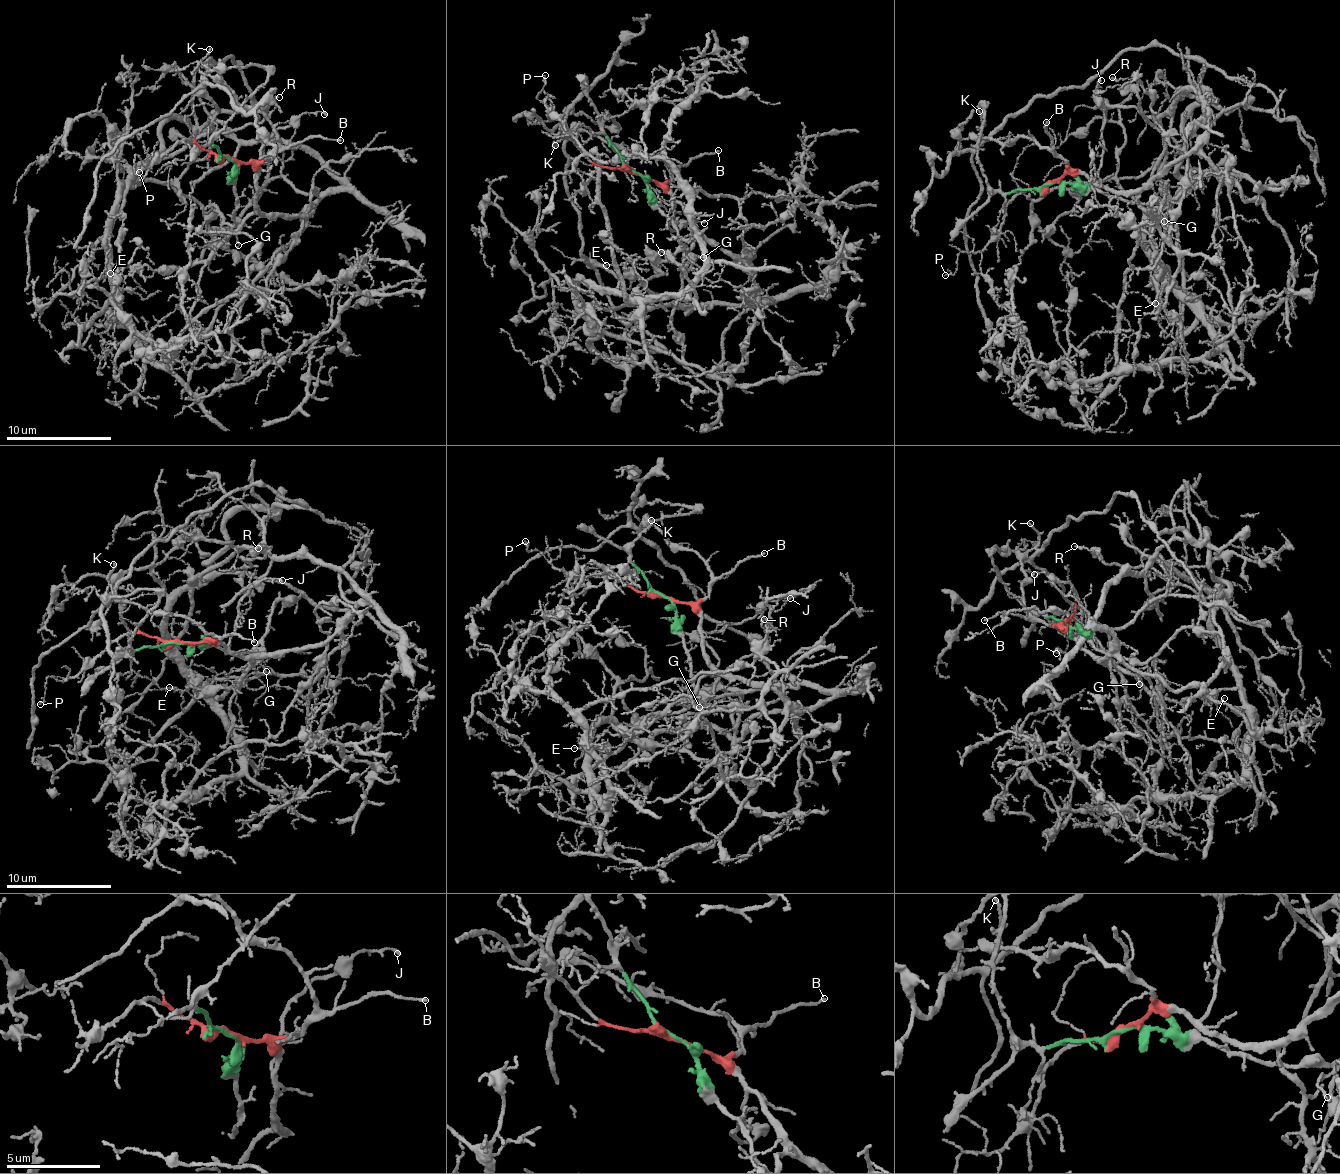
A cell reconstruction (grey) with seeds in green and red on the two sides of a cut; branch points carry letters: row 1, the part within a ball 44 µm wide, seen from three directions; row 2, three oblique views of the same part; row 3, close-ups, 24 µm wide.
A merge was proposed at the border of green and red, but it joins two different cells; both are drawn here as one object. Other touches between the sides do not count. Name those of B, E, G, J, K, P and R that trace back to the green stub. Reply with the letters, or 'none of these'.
G, R

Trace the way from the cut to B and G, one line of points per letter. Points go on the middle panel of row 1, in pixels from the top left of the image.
B: (633, 170), (664, 182), (677, 168), (719, 150)
G: (633, 170), (645, 184), (651, 206), (672, 219), (677, 241), (689, 255), (696, 259), (704, 257)

